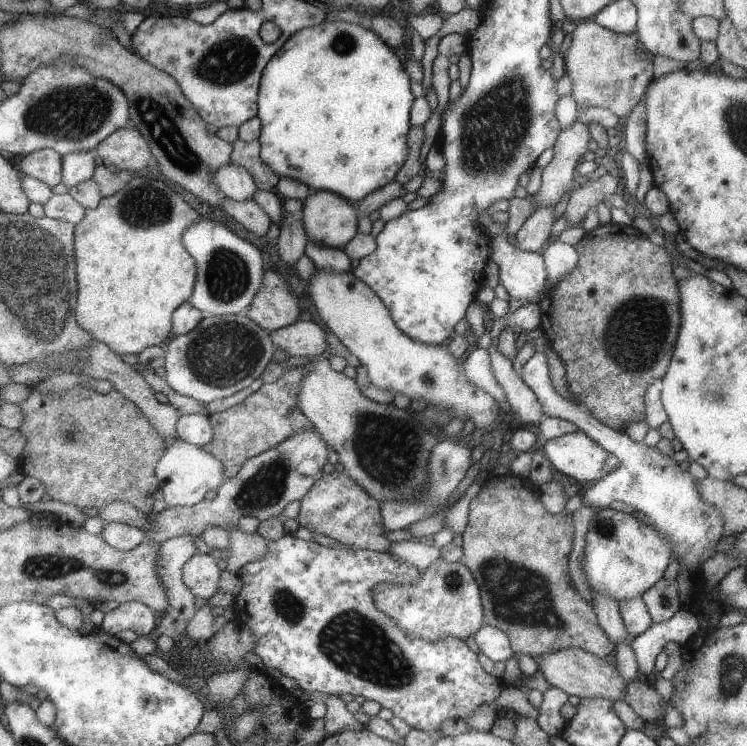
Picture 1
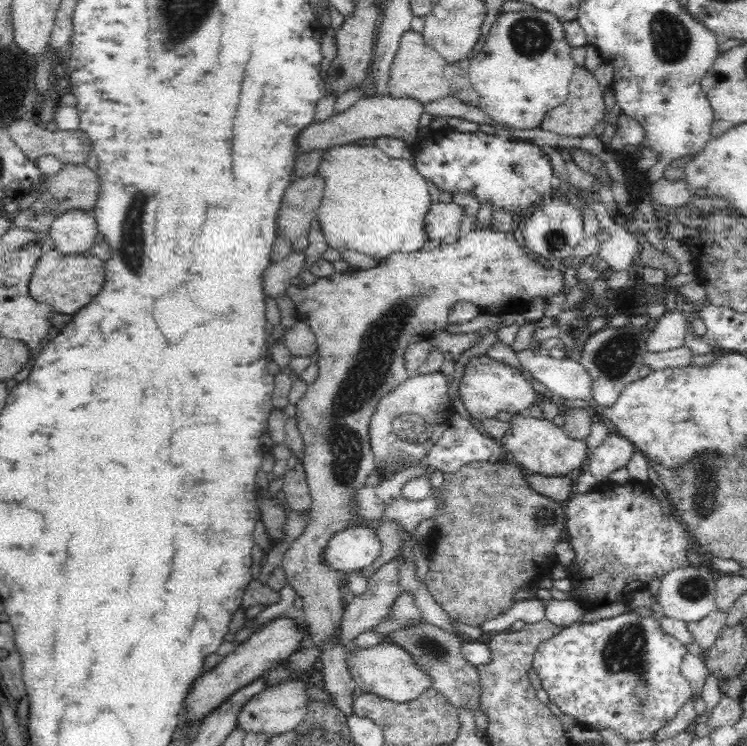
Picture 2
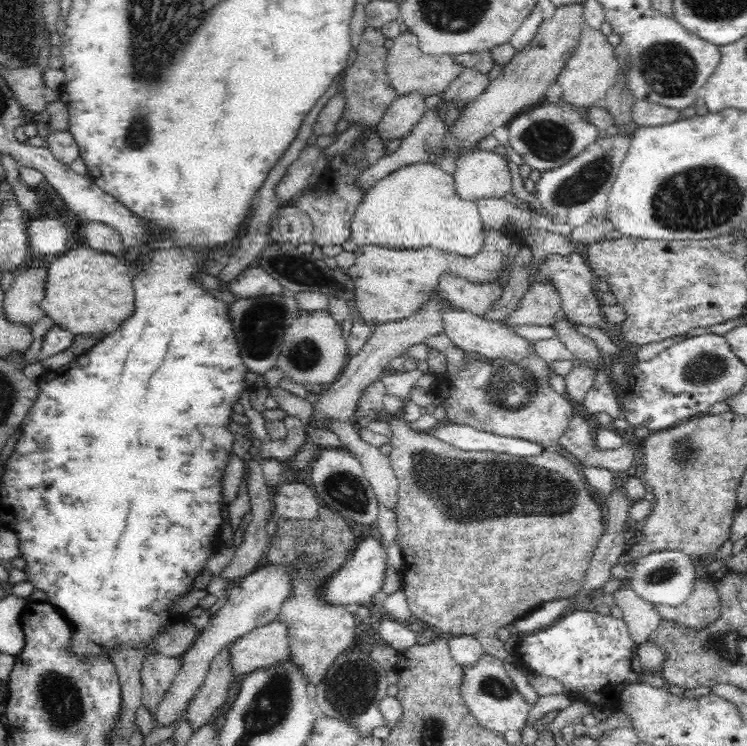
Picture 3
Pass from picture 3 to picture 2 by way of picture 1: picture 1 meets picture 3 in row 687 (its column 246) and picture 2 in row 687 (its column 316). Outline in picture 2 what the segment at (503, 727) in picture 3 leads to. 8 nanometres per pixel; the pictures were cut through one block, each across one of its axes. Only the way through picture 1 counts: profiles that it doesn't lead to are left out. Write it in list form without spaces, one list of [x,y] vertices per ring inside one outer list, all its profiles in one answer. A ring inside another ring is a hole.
[[[424,620],[414,626],[406,626],[398,632],[390,632],[385,638],[388,642],[404,648],[416,662],[416,666],[428,675],[432,688],[444,695],[448,702],[456,708],[464,707],[465,710],[476,712],[479,708],[479,698],[482,696],[482,687],[478,668],[470,664],[461,652],[464,639],[446,630],[438,629]]]

